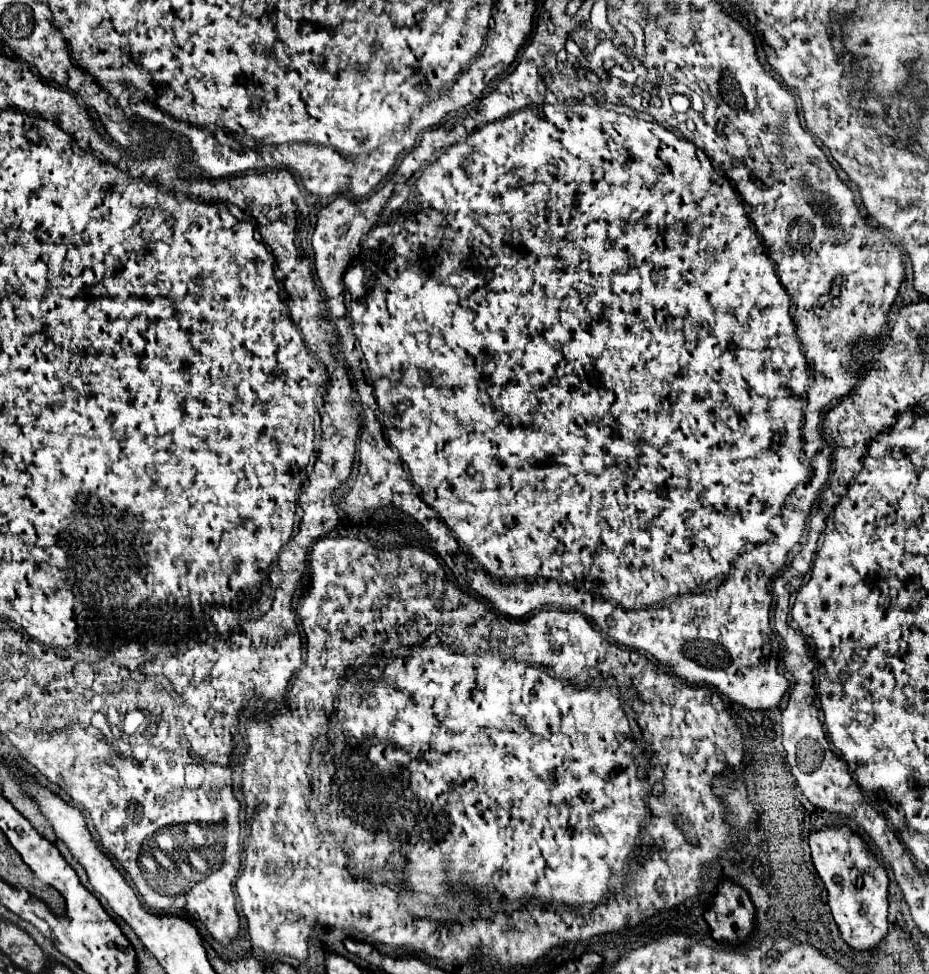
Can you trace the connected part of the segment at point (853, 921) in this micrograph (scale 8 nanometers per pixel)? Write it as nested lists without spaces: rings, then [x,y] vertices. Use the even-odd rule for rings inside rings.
[[[825,826],[811,832],[809,848],[815,870],[827,888],[829,908],[843,940],[855,950],[877,946],[887,934],[887,870],[871,854],[865,840],[847,826]]]

